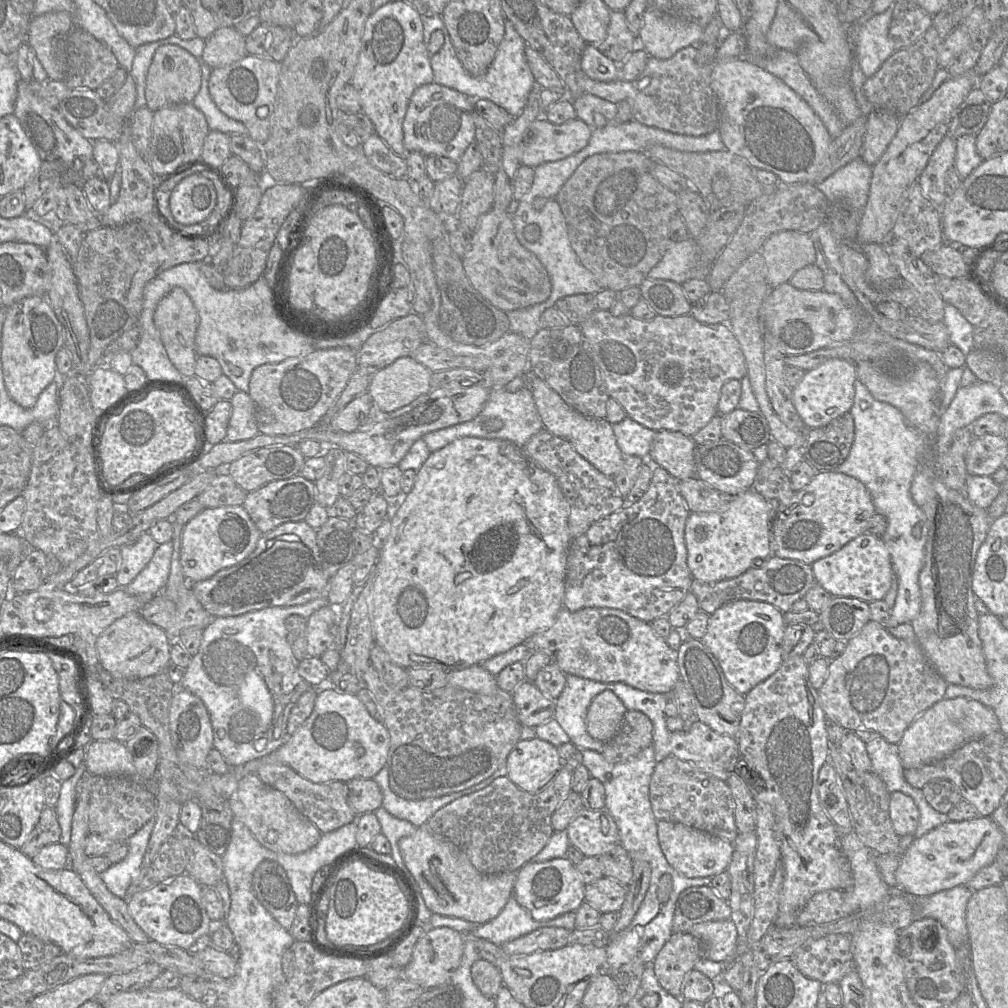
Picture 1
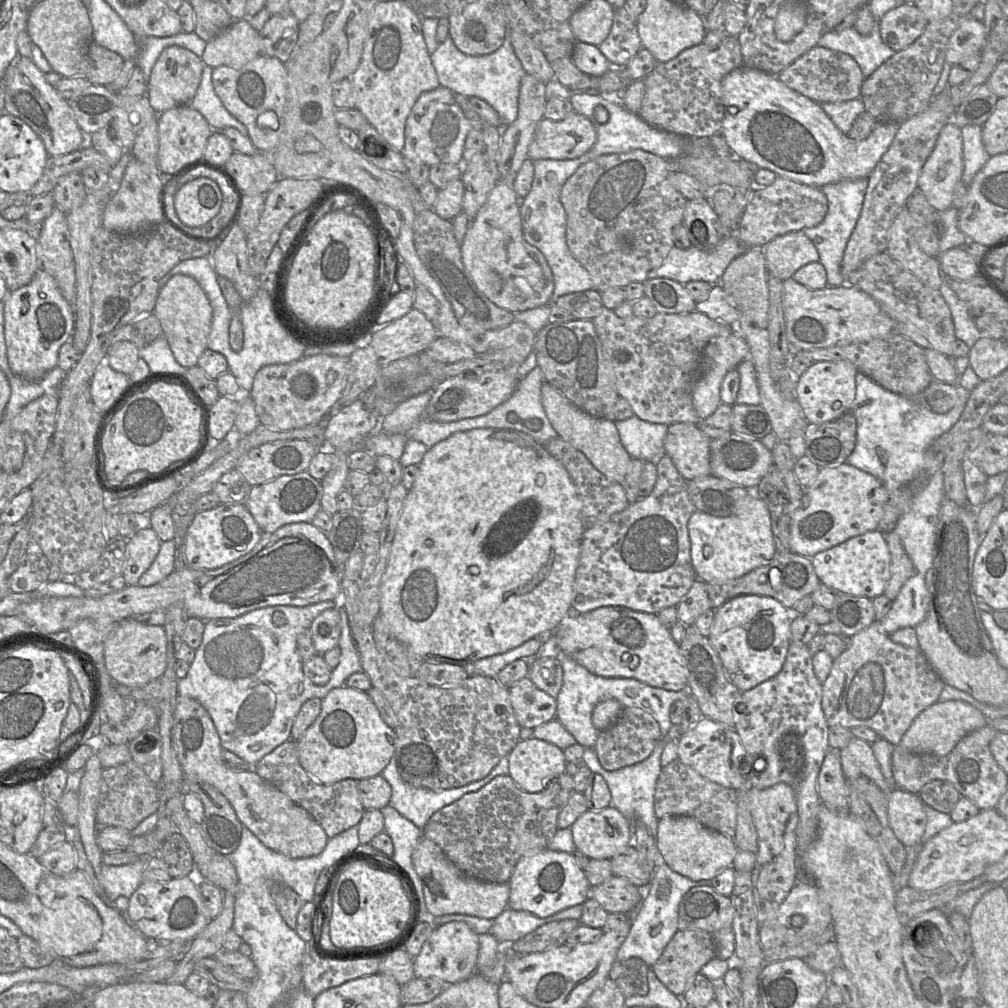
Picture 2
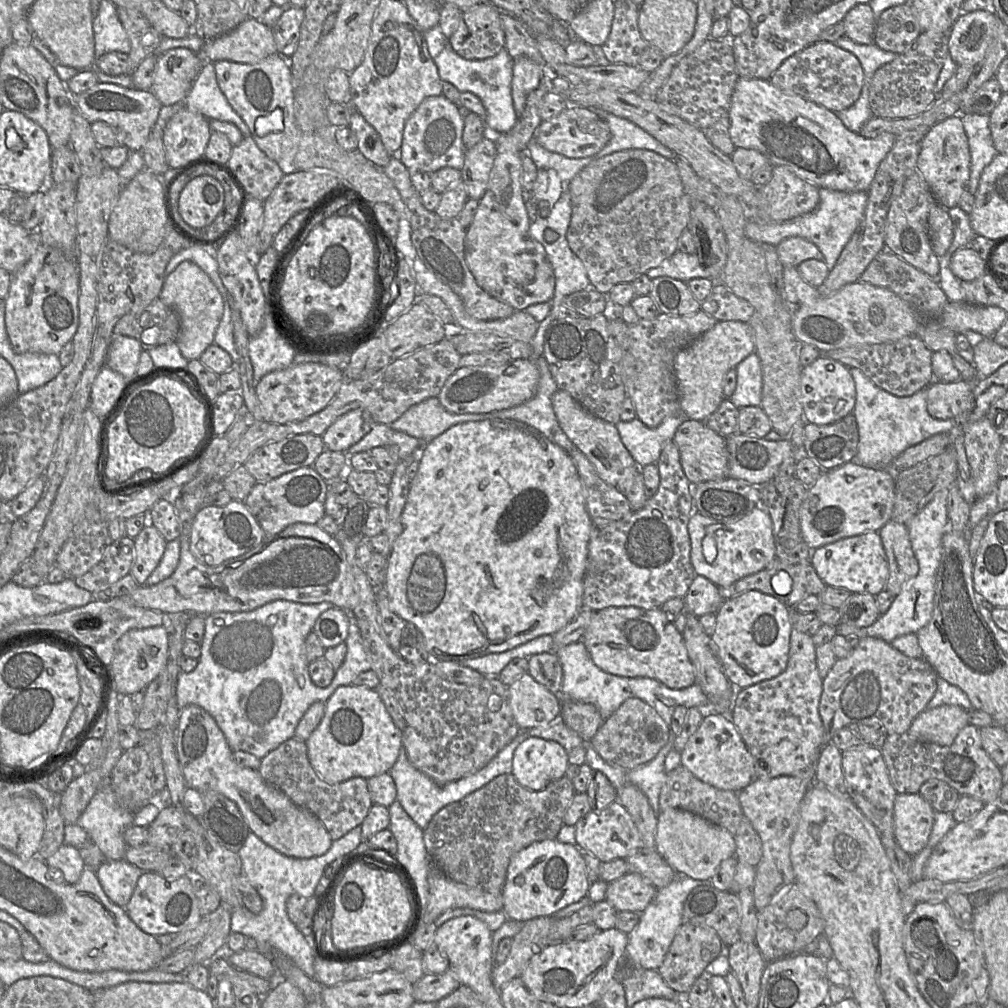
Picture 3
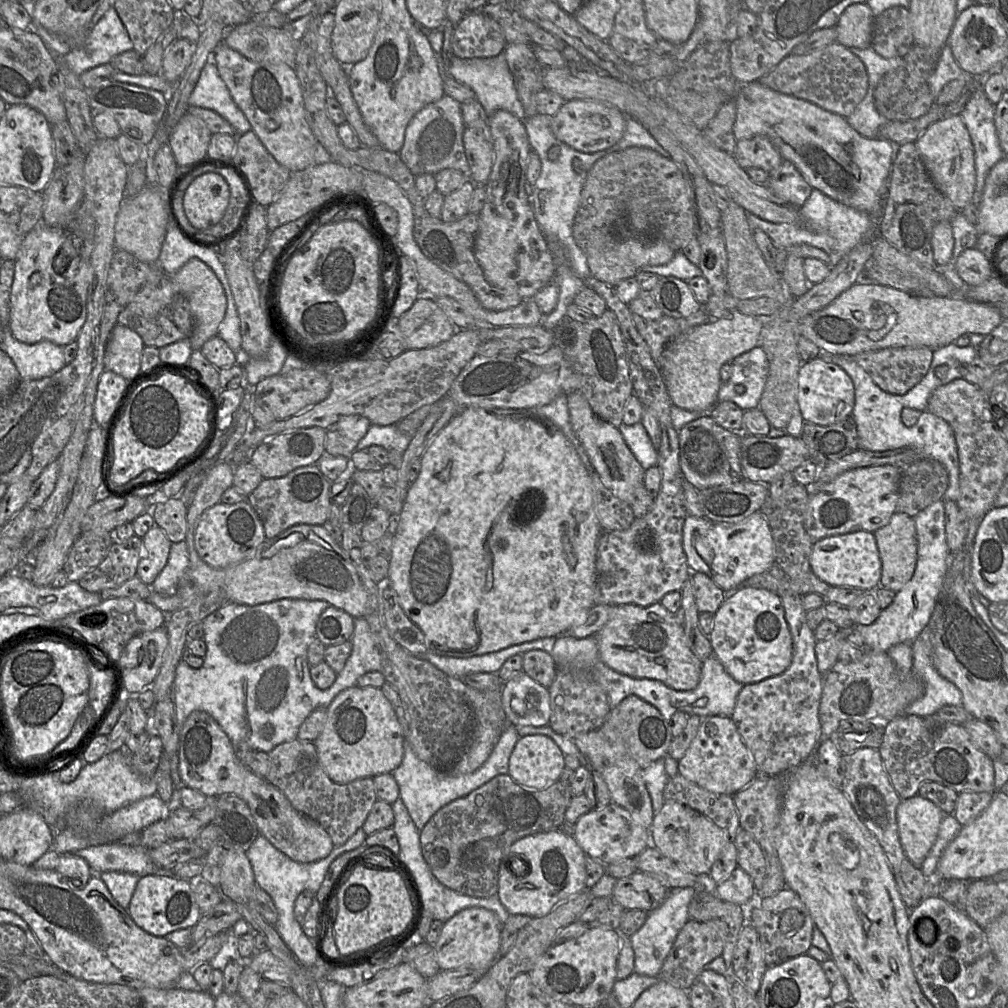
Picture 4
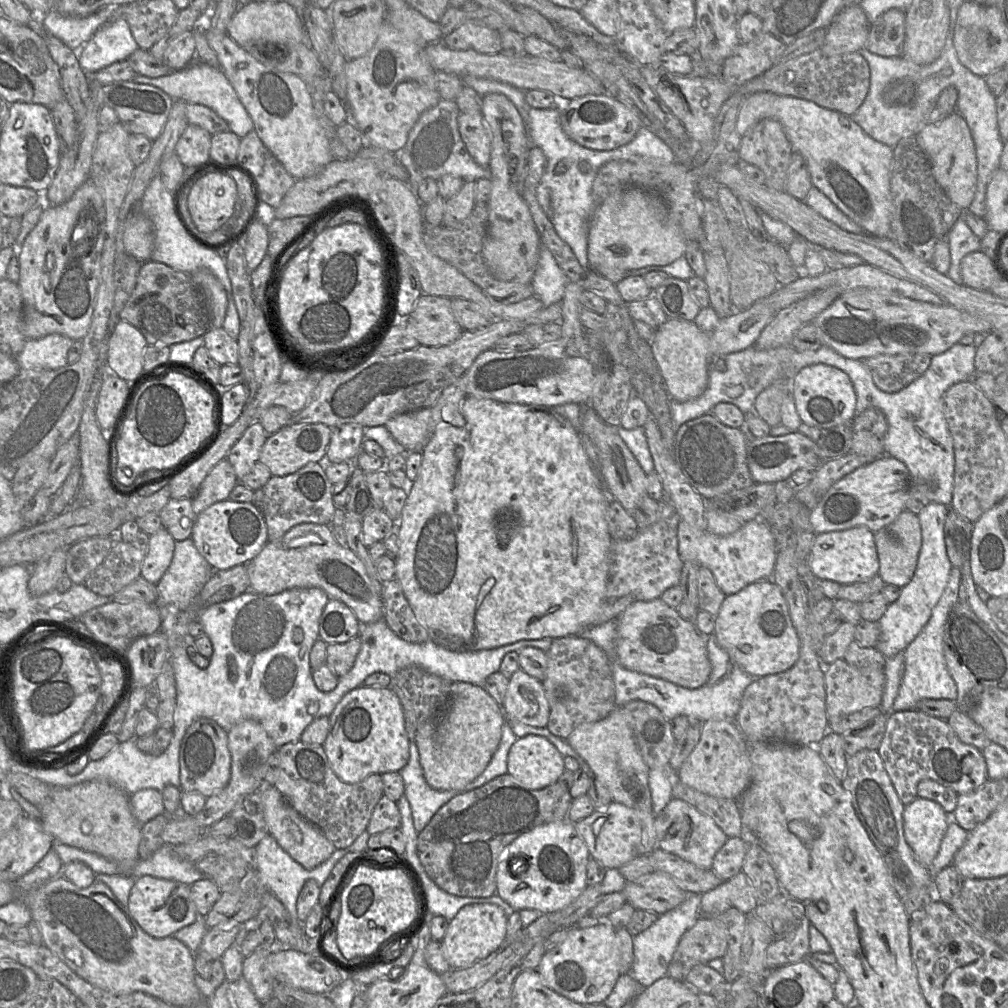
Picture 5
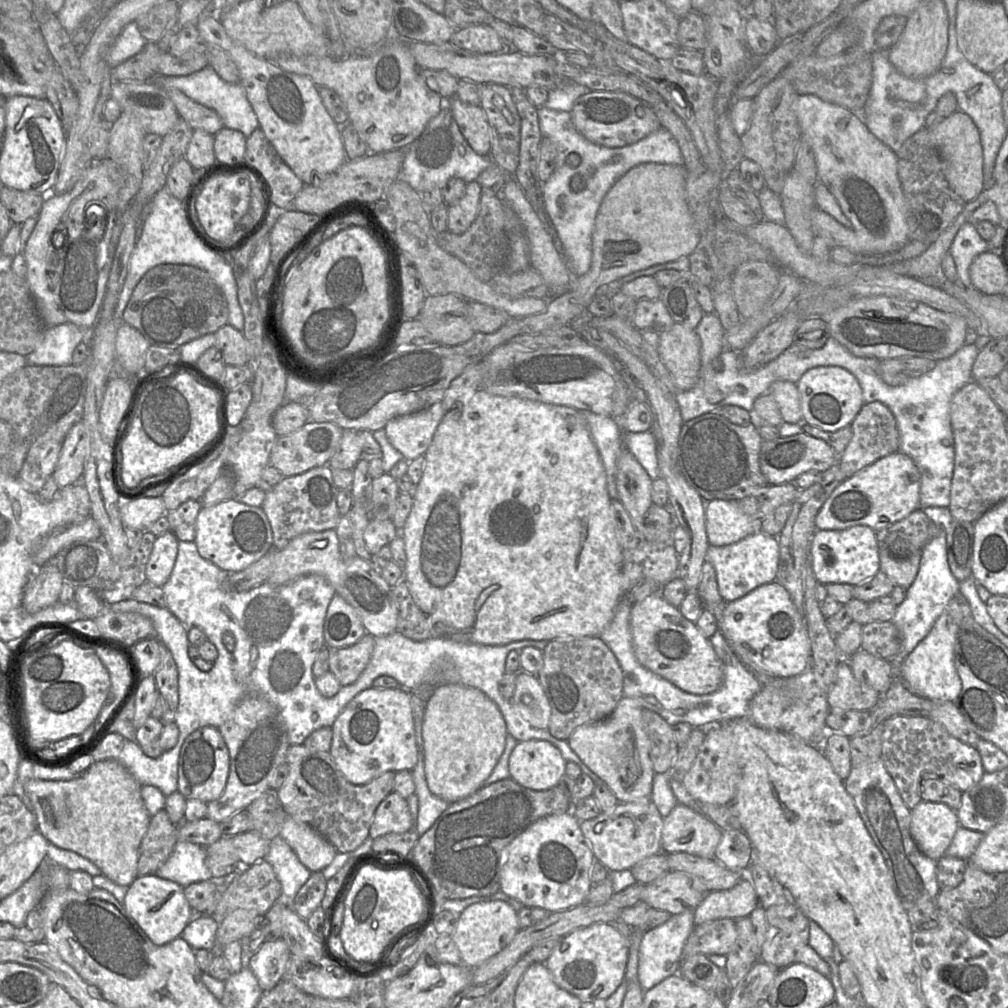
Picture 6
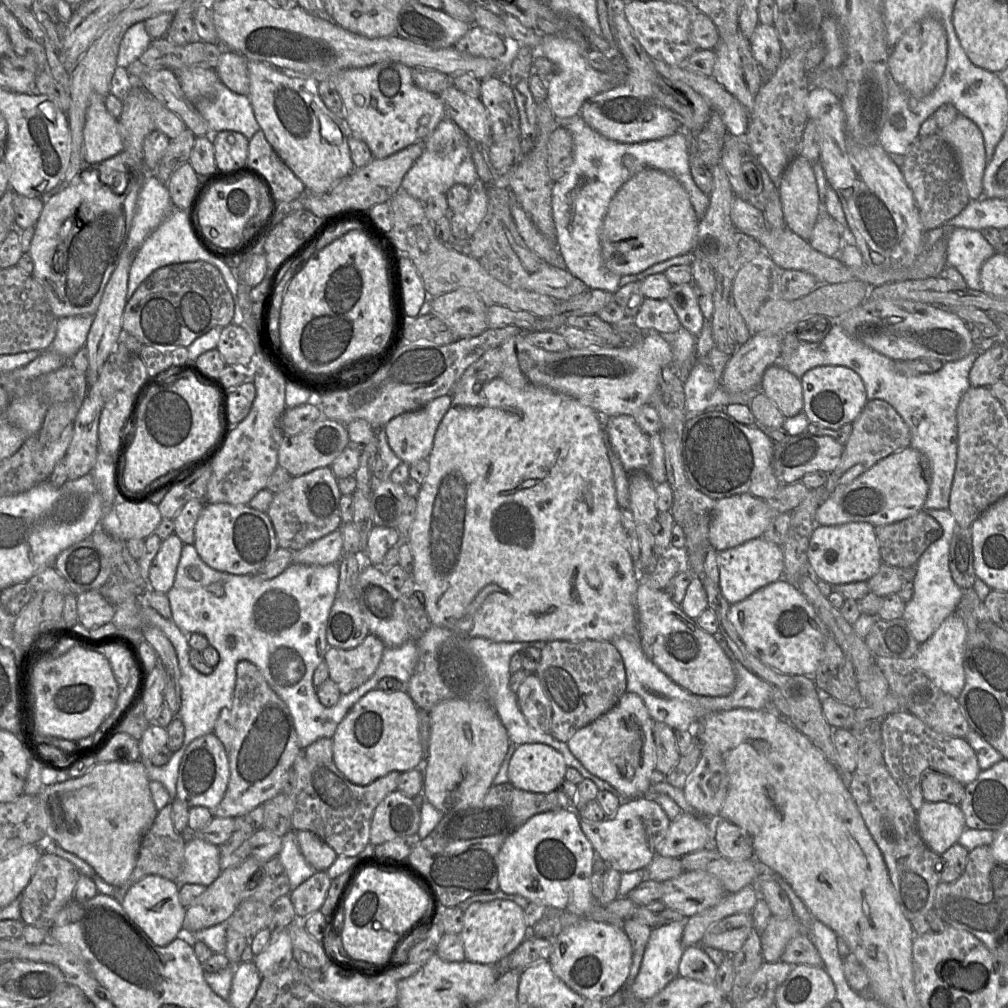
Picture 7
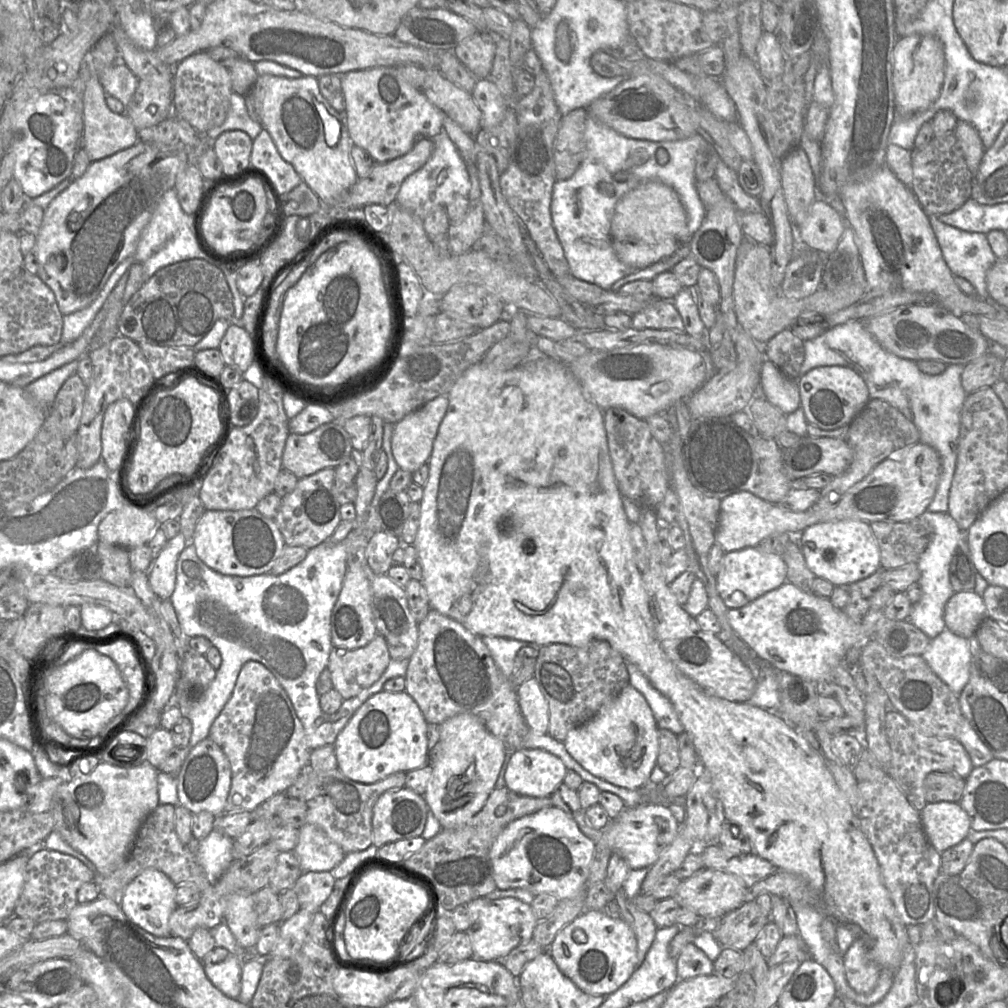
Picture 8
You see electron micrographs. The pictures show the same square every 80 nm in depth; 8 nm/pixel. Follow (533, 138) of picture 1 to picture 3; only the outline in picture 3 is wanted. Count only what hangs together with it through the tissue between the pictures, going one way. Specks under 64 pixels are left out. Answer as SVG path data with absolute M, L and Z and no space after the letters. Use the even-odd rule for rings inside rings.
M570 104L560 114L543 120L537 127L534 139L546 150L567 158L585 158L597 154L610 140L608 124L589 108Z

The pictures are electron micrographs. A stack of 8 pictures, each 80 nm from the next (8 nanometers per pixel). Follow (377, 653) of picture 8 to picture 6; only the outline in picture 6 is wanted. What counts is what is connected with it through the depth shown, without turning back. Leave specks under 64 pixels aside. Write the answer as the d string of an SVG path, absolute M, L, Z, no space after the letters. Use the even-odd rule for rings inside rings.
M366 632L351 646L327 647L329 671L342 687L354 683L368 665L375 646L374 639Z

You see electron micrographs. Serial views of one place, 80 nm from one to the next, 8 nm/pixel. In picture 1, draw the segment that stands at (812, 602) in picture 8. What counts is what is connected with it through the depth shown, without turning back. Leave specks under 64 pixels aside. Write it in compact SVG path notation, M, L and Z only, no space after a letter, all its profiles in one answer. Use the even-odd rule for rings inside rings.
M734 600L709 615L706 632L700 640L717 659L727 682L745 696L781 666L785 628L783 613L773 605L755 600Z

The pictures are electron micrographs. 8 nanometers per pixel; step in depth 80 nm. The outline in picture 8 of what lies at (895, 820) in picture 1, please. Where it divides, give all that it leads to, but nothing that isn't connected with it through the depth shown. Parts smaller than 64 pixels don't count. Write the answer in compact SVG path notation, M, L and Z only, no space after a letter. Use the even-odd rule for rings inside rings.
M927 803L921 811L924 832L941 854L964 840L971 830L971 820L959 803Z

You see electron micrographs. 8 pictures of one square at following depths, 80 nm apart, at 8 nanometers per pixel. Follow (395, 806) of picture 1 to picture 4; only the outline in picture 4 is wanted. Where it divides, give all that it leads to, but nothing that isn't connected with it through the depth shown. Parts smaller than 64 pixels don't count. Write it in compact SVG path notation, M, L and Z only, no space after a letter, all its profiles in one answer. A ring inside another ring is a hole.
M509 723L484 764L474 772L467 774L436 771L419 759L410 743L405 740L403 761L392 774L399 787L399 797L406 806L417 829L421 831L432 816L445 805L468 795L492 778L507 774L509 771L510 755L519 738L516 727Z

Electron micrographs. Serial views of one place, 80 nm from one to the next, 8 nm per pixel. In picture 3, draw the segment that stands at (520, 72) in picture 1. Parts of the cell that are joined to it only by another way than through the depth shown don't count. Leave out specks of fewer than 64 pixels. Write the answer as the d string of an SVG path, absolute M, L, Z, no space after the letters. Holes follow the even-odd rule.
M439 25L425 31L423 34L428 51L438 68L440 79L452 84L460 93L471 92L480 98L486 110L484 122L490 133L508 133L516 124L517 116L512 98L514 58L508 53L507 49L502 48L495 56L490 58L467 60L459 56L447 44L447 38L443 35Z

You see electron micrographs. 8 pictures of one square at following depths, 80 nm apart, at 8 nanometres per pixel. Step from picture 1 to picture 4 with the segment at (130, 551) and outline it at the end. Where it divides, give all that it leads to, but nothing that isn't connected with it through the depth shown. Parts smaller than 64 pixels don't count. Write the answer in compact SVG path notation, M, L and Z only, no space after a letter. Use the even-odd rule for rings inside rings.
M157 525L151 527L142 537L143 551L138 563L136 575L150 586L165 567L172 542Z

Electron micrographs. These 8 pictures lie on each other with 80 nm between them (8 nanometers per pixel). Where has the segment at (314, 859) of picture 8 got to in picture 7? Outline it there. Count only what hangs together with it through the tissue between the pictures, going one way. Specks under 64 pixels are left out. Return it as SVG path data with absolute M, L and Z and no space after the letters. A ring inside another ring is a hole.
M290 831L281 838L282 848L277 857L287 873L292 891L317 871L306 862L301 853L296 831Z

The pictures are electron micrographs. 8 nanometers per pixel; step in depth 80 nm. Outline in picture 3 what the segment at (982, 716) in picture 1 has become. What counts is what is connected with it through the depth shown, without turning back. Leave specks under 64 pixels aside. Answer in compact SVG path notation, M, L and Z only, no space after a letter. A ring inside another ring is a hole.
M955 705L923 710L907 733L915 740L950 746L958 733L969 724L967 711Z

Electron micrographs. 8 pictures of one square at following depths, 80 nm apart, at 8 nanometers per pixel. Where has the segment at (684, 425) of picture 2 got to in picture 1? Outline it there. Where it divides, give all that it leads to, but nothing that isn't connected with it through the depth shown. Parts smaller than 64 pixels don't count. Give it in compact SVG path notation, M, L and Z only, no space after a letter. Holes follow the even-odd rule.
M657 431L646 461L664 468L679 480L696 477L696 446L692 437L681 432Z

